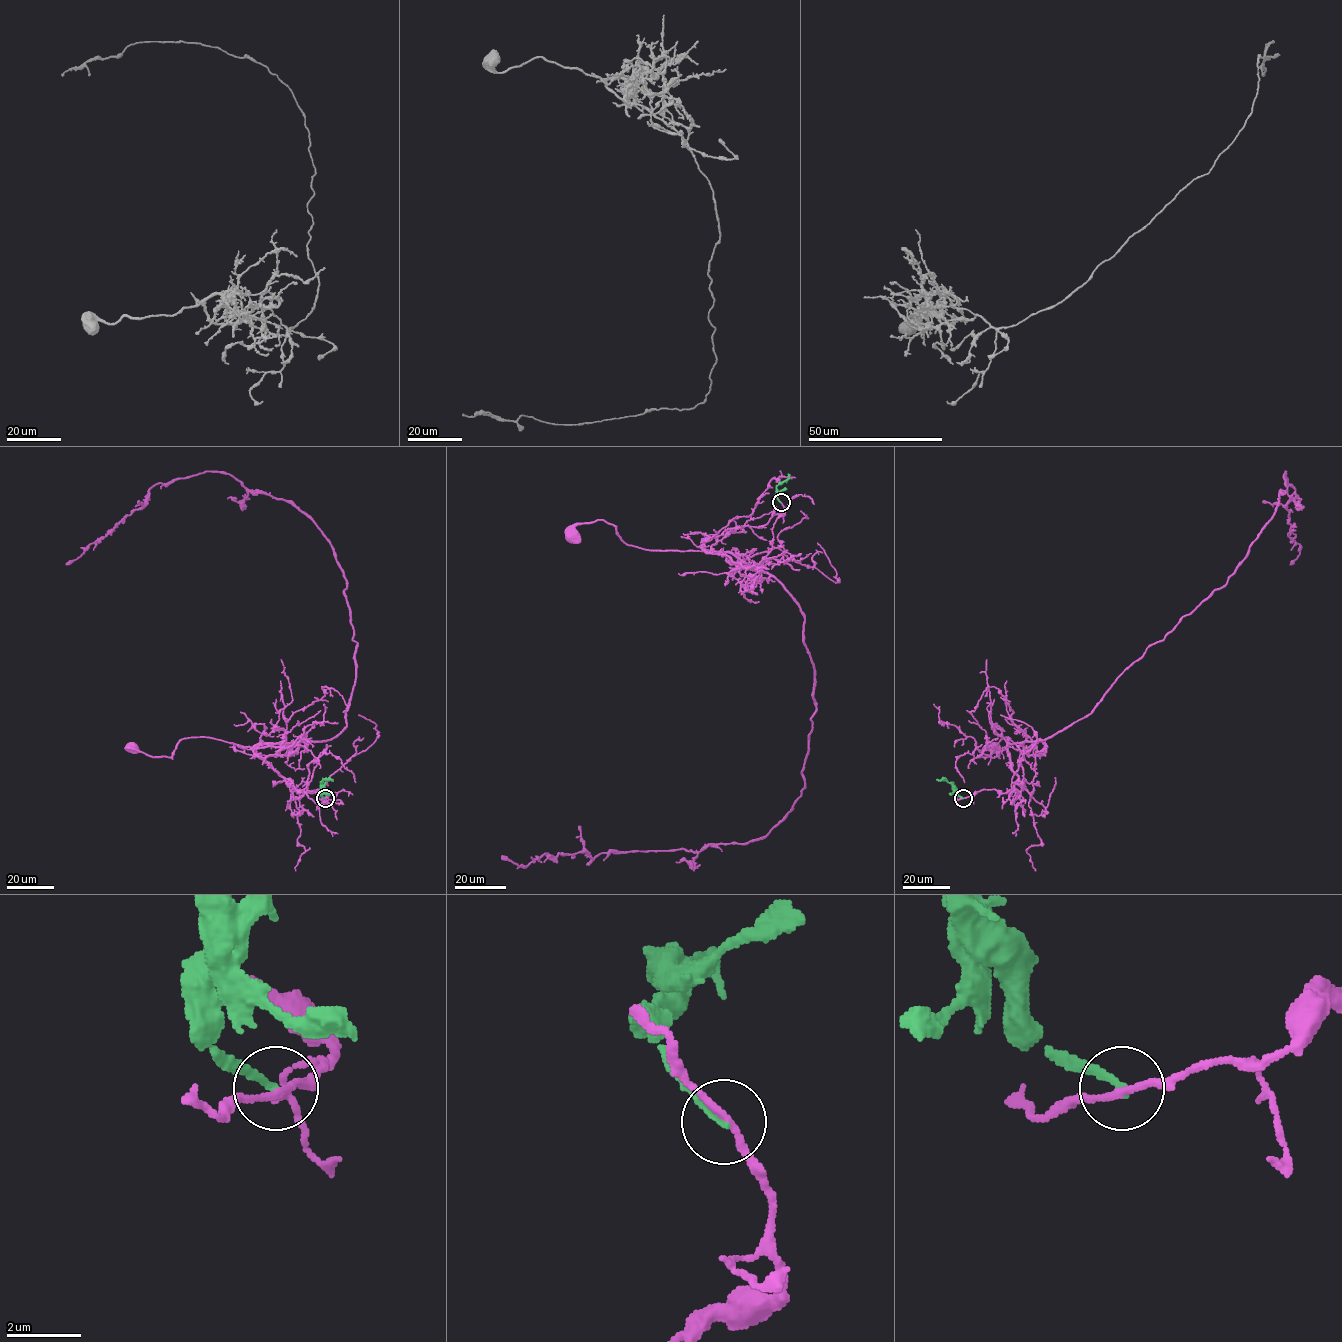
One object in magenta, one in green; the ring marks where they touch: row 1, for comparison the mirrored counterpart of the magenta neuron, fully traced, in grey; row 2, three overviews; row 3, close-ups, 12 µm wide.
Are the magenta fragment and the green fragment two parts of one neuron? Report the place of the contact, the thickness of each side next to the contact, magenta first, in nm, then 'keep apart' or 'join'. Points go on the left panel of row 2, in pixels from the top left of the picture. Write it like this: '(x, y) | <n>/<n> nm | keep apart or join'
(325, 798) | 180/190 nm | keep apart

